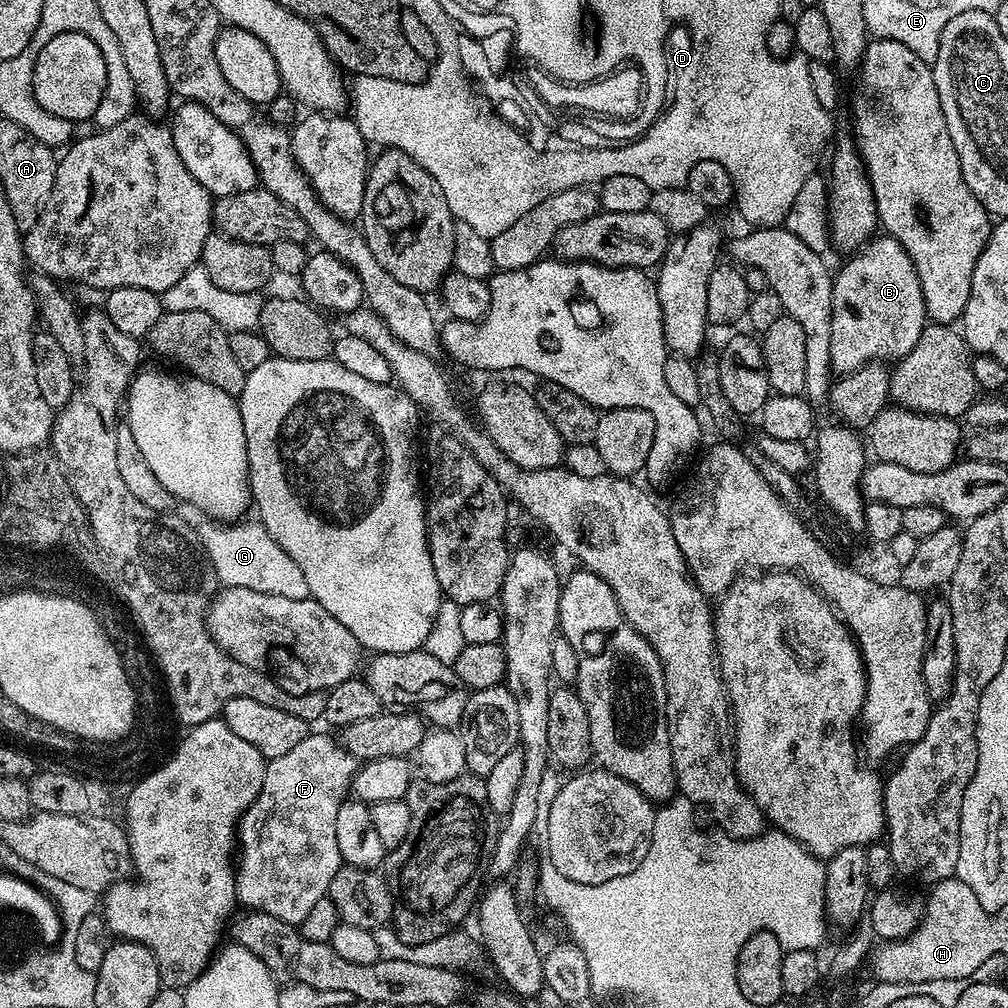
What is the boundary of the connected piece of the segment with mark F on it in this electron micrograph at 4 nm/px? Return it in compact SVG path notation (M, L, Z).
M310 734L302 738L294 750L282 754L282 758L265 763L262 790L244 811L238 825L236 895L245 909L263 910L274 918L282 918L282 922L299 926L314 904L327 897L330 880L342 865L334 834L334 818L338 806L342 806L349 795L358 767L358 761L344 749L344 745L333 737L332 740L328 736Z

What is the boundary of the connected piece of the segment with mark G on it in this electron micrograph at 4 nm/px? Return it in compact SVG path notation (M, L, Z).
M203 514L195 515L194 518L192 525L199 538L199 544L210 558L217 581L223 587L258 590L262 594L278 594L282 598L295 600L309 599L306 574L302 574L298 562L294 562L270 538L269 532L259 520L244 520L229 526L221 526Z

